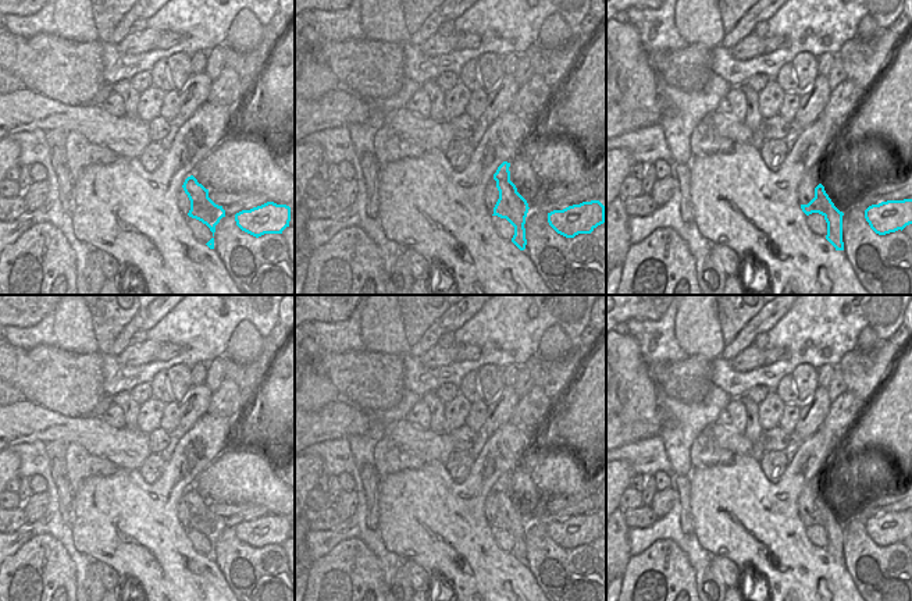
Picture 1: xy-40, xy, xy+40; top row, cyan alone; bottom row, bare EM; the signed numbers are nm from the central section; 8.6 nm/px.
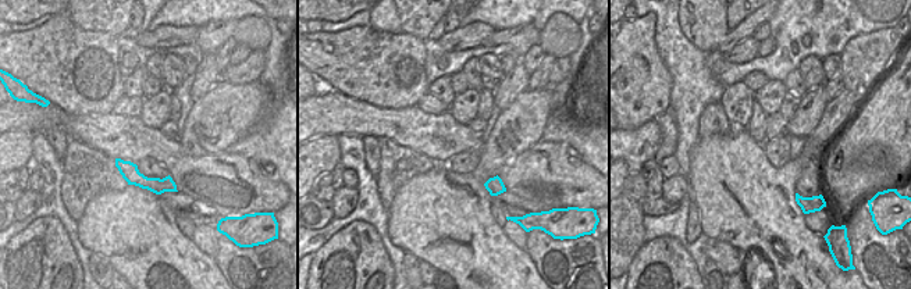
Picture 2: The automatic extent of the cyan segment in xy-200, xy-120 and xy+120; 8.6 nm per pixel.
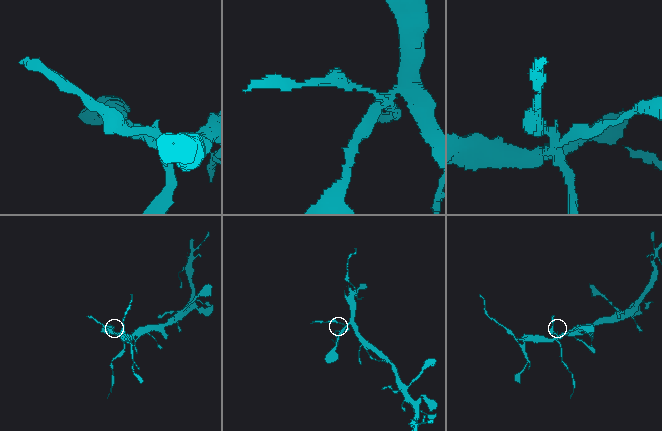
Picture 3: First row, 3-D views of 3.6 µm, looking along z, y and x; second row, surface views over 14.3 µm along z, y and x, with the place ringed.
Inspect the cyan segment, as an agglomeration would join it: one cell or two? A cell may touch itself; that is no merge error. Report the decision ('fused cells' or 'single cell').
fused cells

